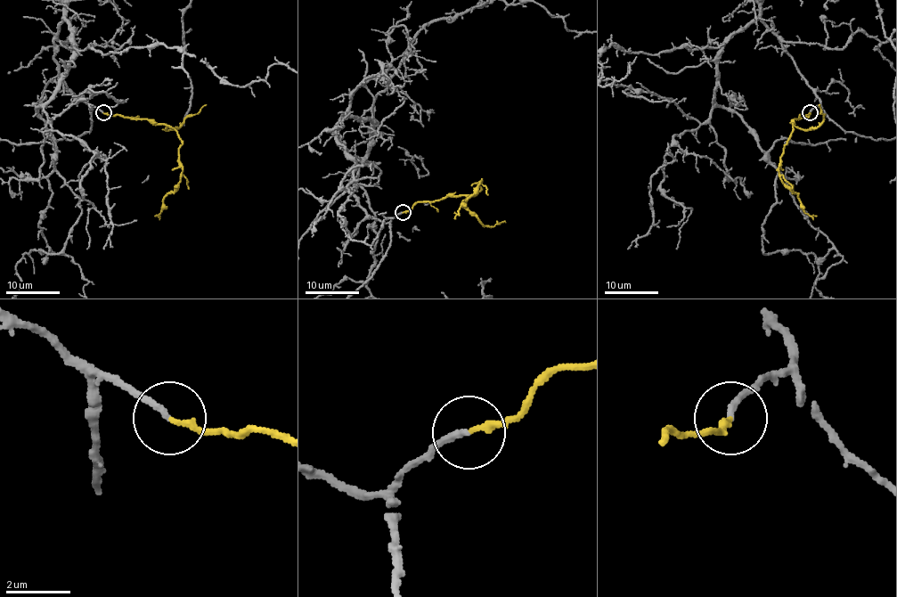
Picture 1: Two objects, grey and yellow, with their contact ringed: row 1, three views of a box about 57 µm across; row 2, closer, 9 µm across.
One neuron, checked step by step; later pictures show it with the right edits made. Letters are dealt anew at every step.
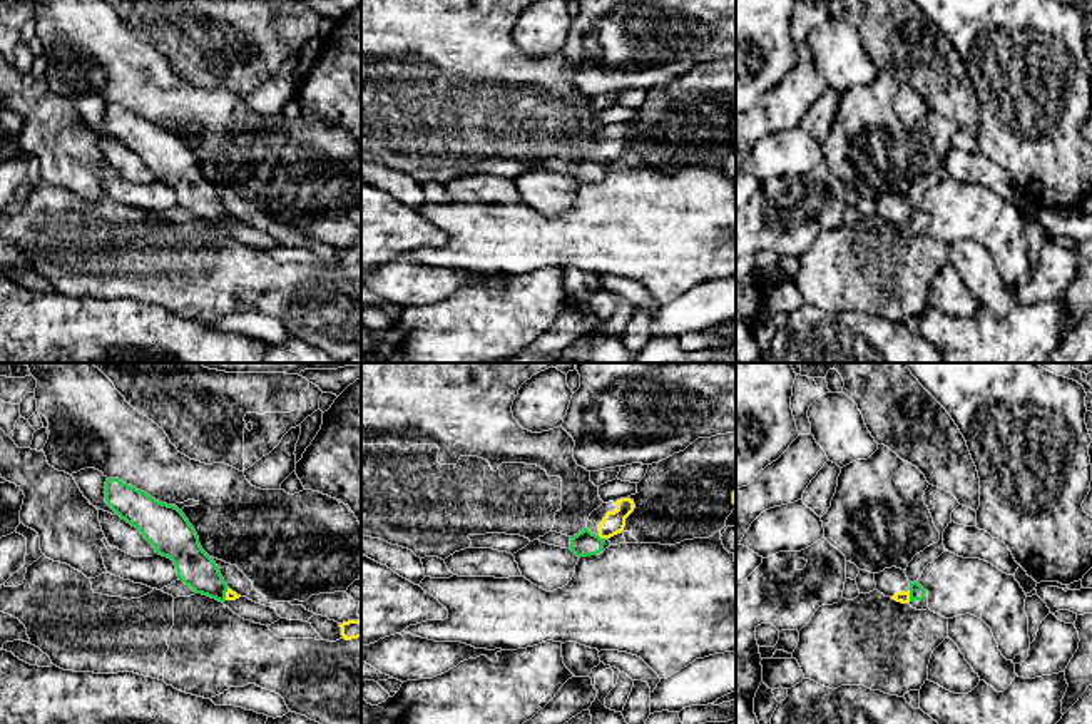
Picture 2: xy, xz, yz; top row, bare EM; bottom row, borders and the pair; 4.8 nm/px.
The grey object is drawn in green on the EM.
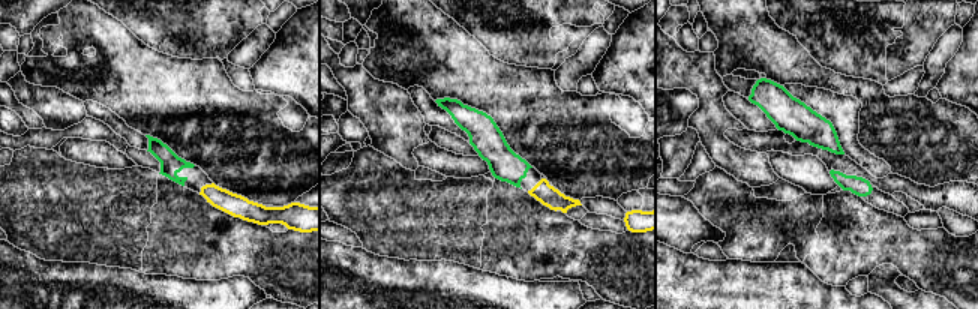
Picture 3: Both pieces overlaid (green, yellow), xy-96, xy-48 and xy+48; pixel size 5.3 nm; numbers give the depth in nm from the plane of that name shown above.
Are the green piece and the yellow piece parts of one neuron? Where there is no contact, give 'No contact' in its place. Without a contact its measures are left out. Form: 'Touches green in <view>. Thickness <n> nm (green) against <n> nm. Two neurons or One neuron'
Touches green in yz. Thickness 80 nm (green) against 60 nm. One neuron

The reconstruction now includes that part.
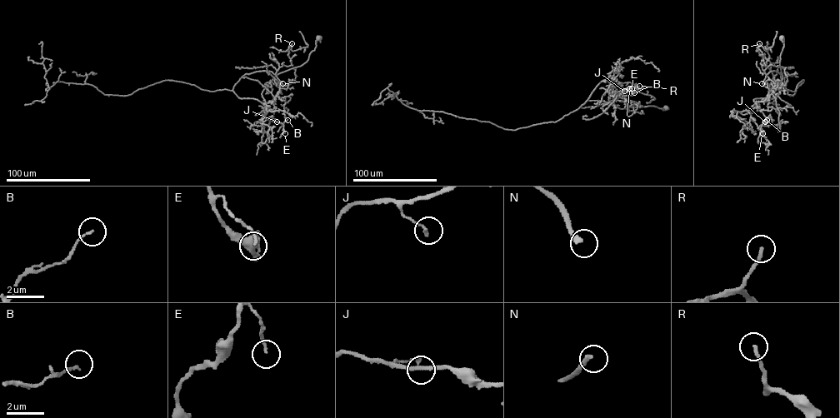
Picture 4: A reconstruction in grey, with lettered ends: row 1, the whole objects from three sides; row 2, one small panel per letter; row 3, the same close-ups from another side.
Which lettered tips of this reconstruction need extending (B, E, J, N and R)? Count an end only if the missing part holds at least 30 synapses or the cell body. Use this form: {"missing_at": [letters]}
{"missing_at": ["N", "R"]}

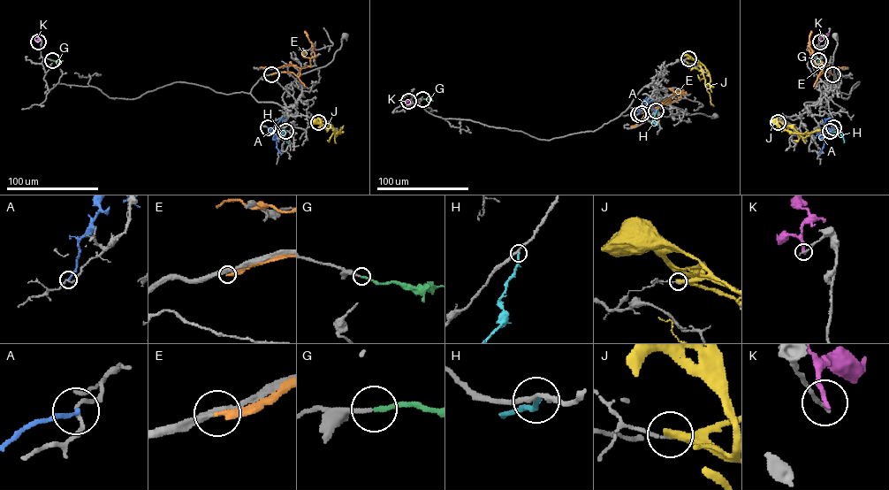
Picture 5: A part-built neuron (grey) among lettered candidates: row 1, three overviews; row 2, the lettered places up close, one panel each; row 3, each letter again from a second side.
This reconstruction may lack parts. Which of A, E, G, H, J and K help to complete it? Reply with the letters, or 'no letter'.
G

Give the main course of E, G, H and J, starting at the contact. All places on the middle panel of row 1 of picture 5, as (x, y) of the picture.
E: (642, 113), (660, 105), (667, 99), (670, 103), (677, 100), (680, 94), (685, 93), (682, 89), (674, 92)
G: (422, 99), (433, 101)
H: (656, 111), (652, 120), (657, 125)
J: (688, 58), (700, 65), (713, 105)

